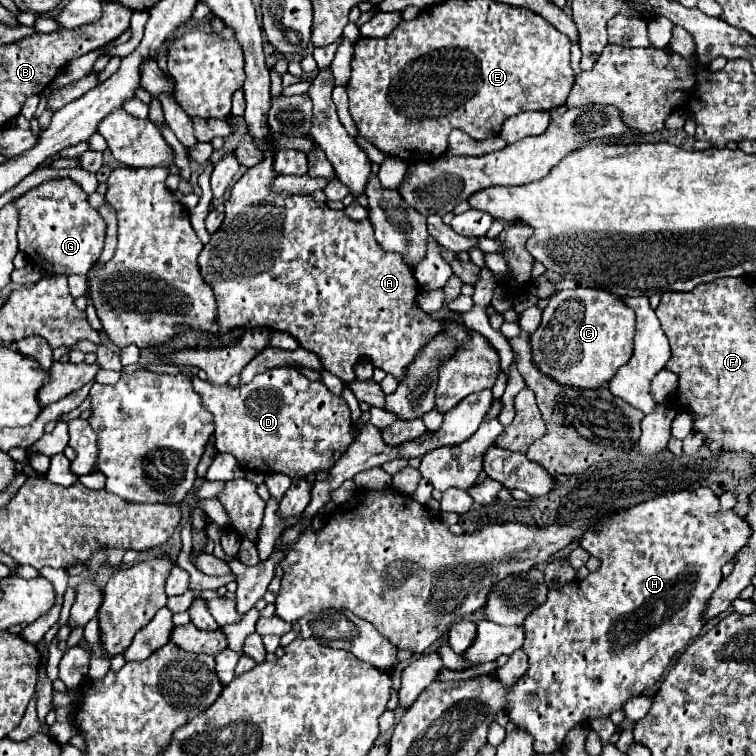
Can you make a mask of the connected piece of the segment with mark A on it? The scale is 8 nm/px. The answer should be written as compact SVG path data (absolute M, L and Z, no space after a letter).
M265 153L265 159L233 185L231 195L225 201L225 221L199 253L197 263L201 277L215 293L215 323L219 327L219 335L205 333L205 337L215 341L231 329L253 327L287 331L303 349L317 353L323 367L345 383L355 379L353 365L359 357L369 357L375 367L381 367L400 381L419 347L441 331L439 321L429 319L427 313L415 305L419 285L413 271L403 263L401 255L379 247L367 217L353 221L343 211L317 203L309 195L271 195L271 191L267 191L271 177L275 177L273 153Z

